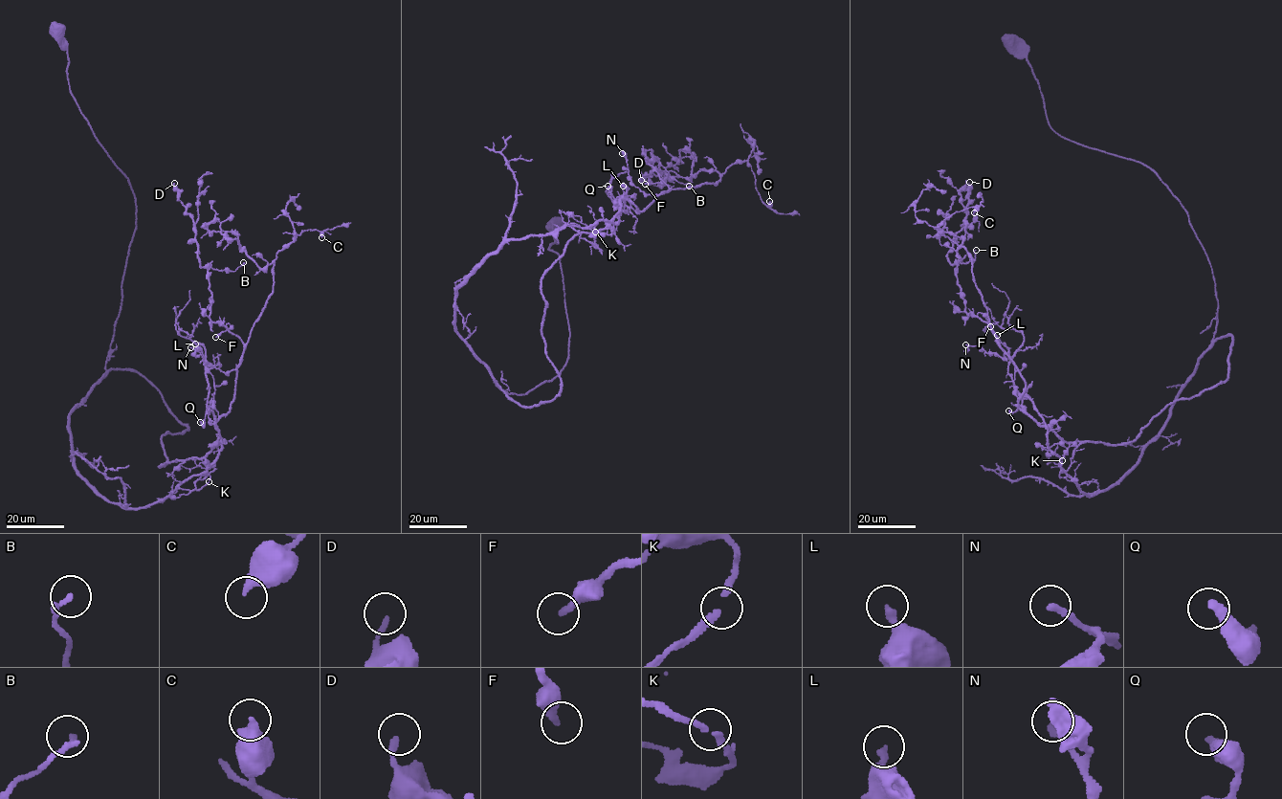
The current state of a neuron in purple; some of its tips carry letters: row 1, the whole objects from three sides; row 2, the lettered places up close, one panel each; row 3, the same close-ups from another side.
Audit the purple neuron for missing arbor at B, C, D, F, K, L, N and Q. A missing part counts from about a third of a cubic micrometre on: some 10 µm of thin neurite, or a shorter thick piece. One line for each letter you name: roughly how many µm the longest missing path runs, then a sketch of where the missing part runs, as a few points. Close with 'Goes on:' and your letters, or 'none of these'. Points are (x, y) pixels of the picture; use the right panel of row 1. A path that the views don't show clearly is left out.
N: 9 µm | (965, 344), (953, 336), (954, 328)
Q: 9 µm | (1008, 410), (1007, 400), (1002, 393)
Goes on: N, Q

